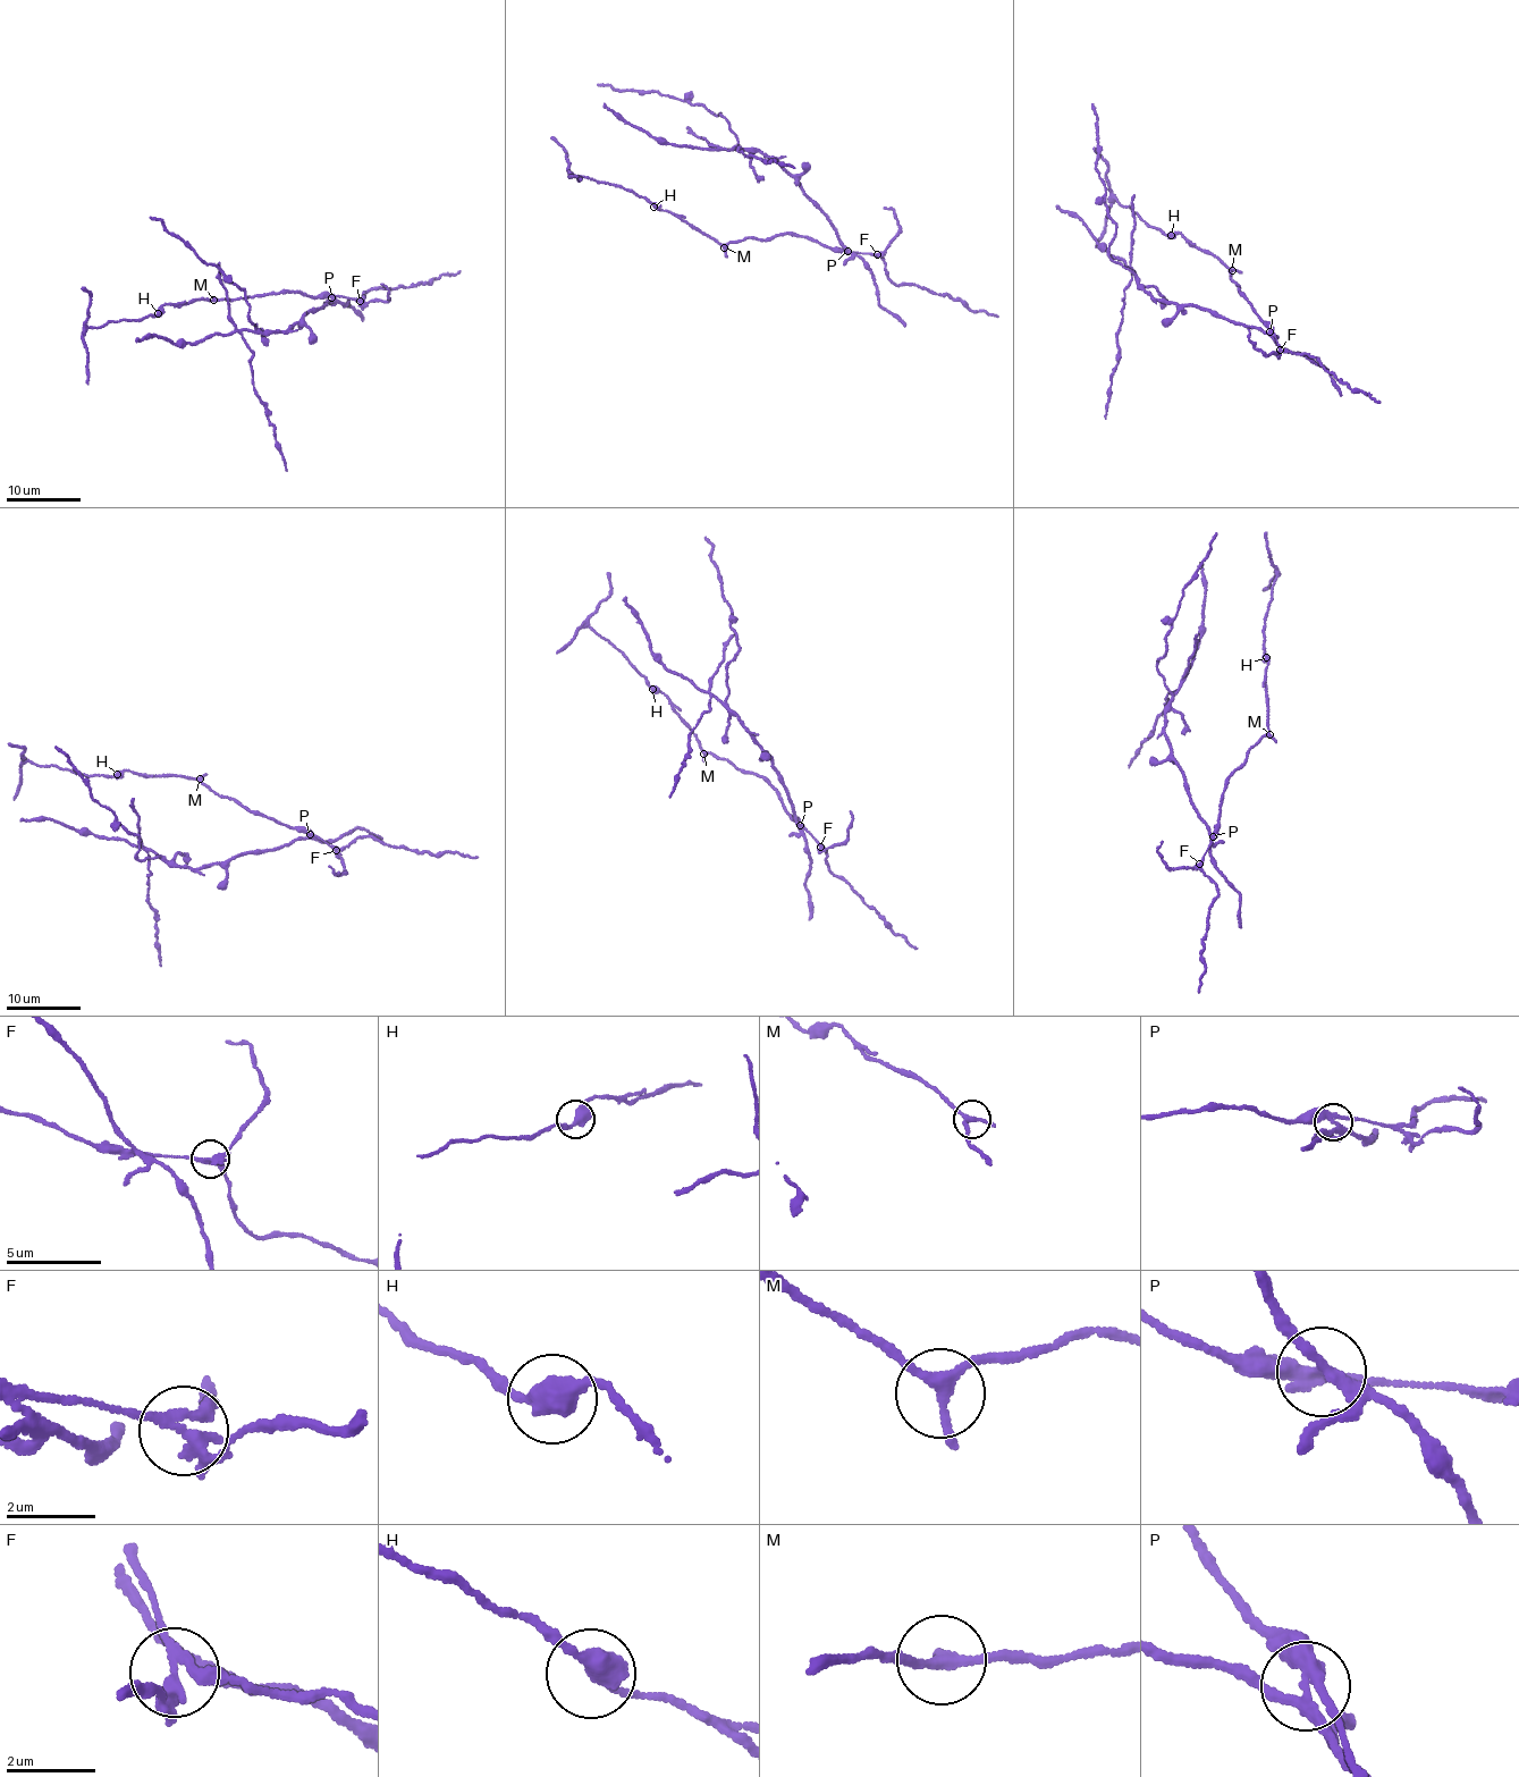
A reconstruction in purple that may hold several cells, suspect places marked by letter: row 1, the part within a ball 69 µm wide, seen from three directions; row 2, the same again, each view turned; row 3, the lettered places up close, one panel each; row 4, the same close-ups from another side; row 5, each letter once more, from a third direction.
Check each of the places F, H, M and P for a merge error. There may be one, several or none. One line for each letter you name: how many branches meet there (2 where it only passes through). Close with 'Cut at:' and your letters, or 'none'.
F: Branches: 3
P: Branches: 4
Cut at: F, P

